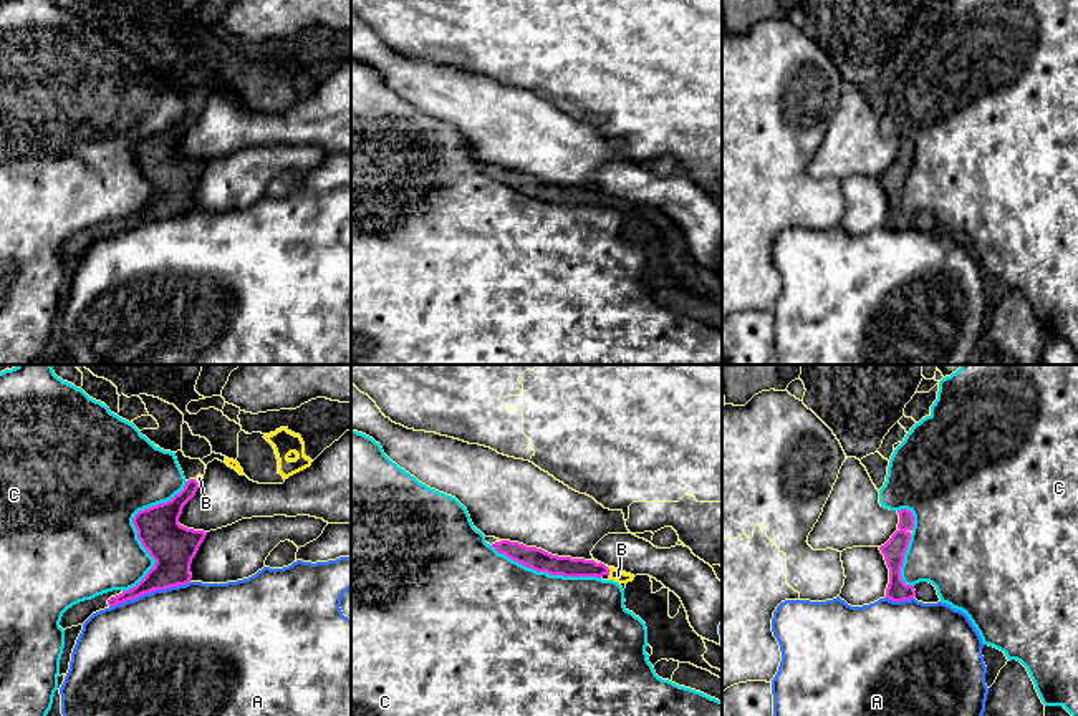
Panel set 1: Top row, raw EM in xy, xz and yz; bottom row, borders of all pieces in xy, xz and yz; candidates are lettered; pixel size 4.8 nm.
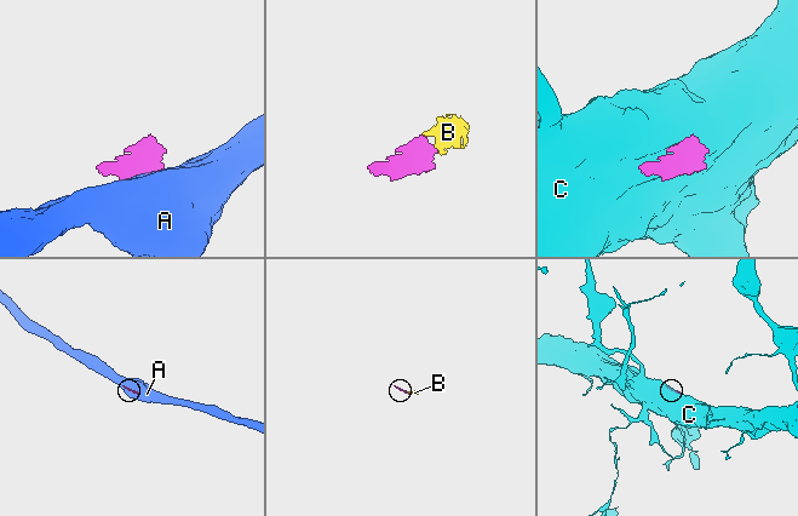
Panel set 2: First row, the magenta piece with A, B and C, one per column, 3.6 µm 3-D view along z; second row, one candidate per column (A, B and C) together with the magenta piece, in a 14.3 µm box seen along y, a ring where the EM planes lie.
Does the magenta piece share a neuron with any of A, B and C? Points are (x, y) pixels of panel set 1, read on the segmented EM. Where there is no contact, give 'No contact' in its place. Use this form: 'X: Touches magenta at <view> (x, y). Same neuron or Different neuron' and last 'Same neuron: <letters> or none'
A: Touches magenta at xy (149, 592). Different neuron
B: Touches magenta at xz (608, 572). Same neuron
C: Touches magenta at xy (136, 529). Different neuron
Same neuron: B

